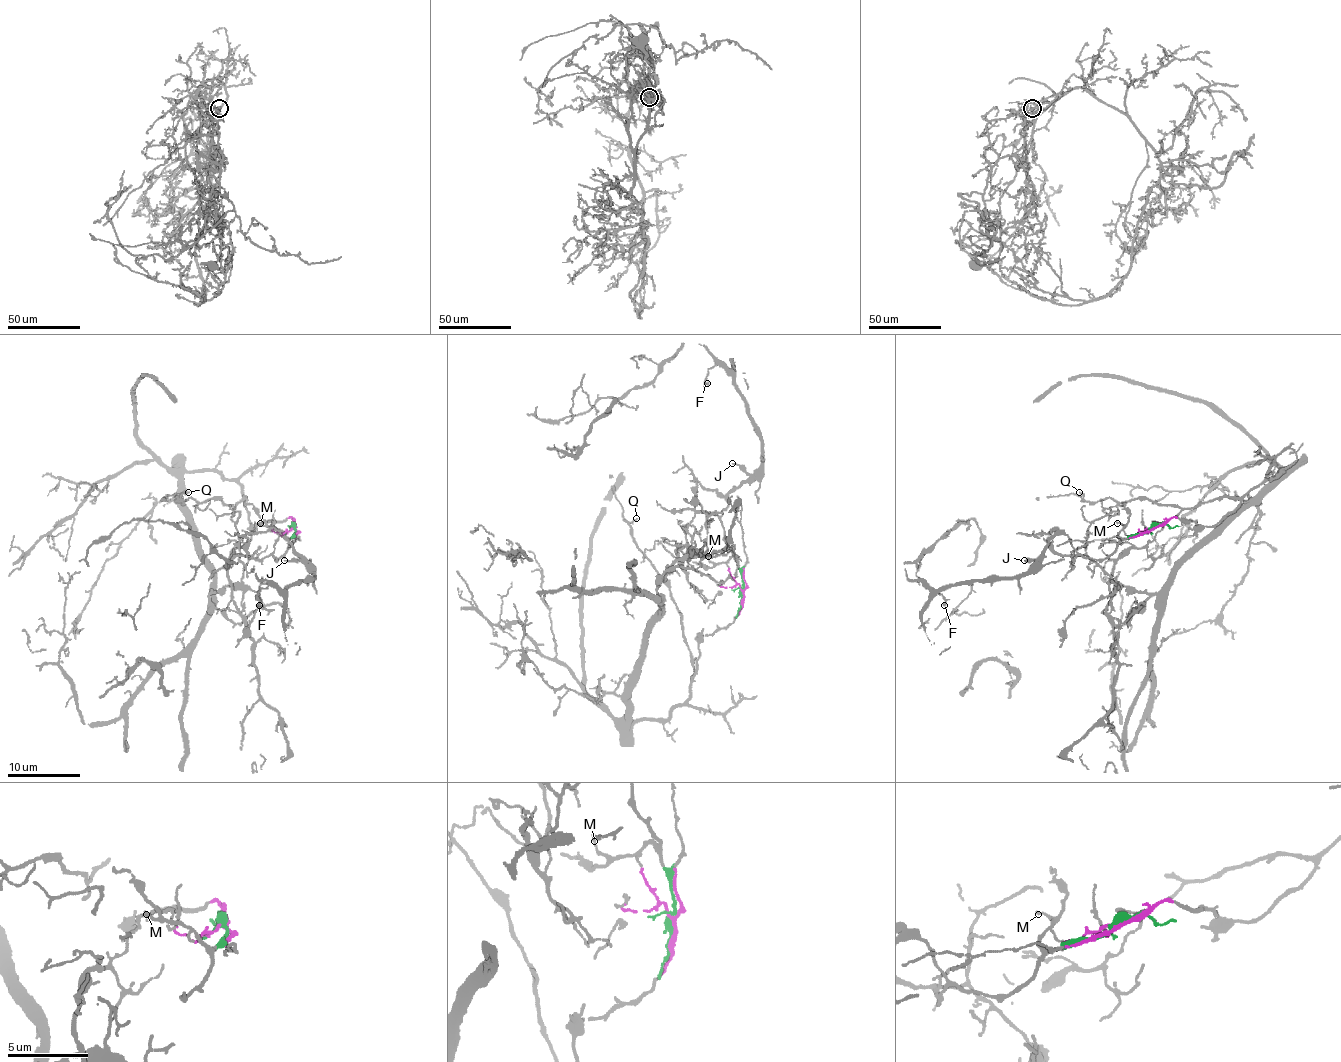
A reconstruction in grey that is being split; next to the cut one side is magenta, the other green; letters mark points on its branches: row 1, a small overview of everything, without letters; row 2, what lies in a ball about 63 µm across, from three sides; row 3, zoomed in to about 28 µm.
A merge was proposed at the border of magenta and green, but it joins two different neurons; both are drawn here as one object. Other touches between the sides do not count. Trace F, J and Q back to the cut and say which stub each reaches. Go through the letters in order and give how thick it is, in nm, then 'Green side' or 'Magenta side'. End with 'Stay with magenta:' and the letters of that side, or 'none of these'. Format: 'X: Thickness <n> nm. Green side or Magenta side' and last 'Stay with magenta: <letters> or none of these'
F: Thickness 140 nm. Green side
J: Thickness 150 nm. Green side
Q: Thickness 110 nm. Magenta side
Stay with magenta: Q

